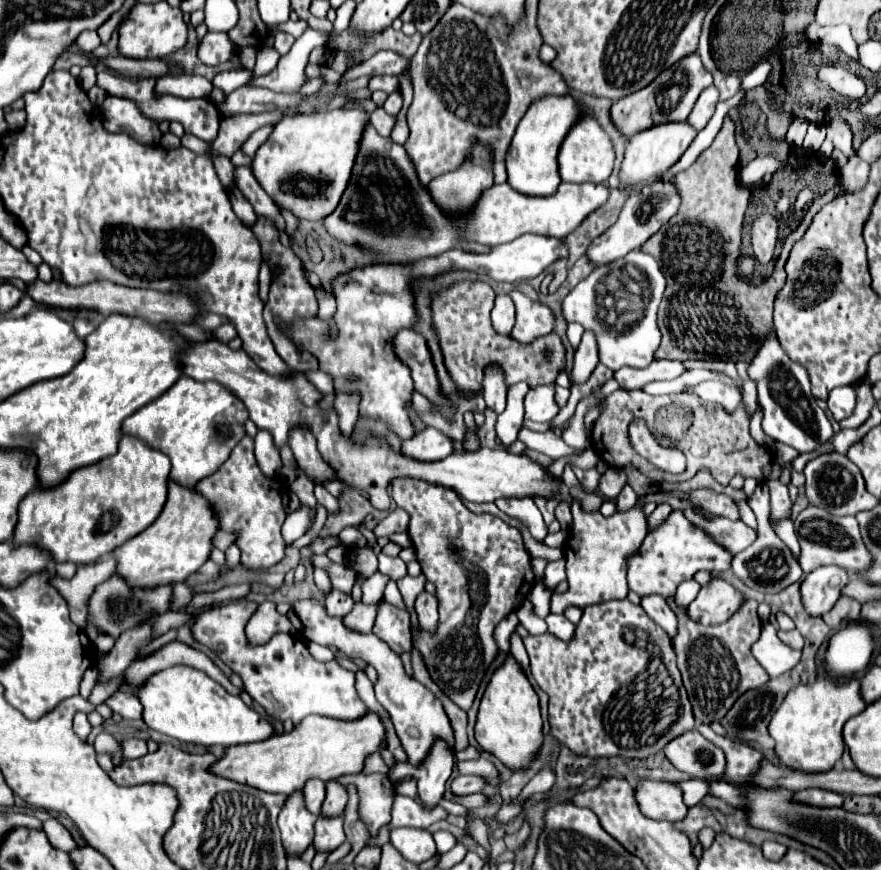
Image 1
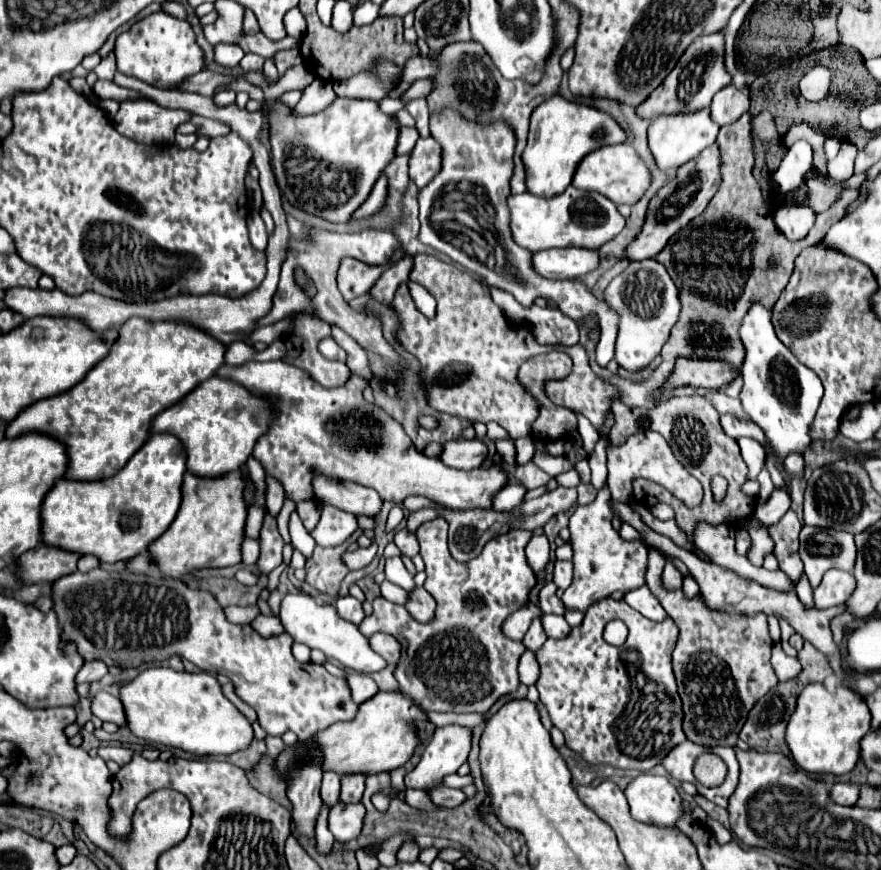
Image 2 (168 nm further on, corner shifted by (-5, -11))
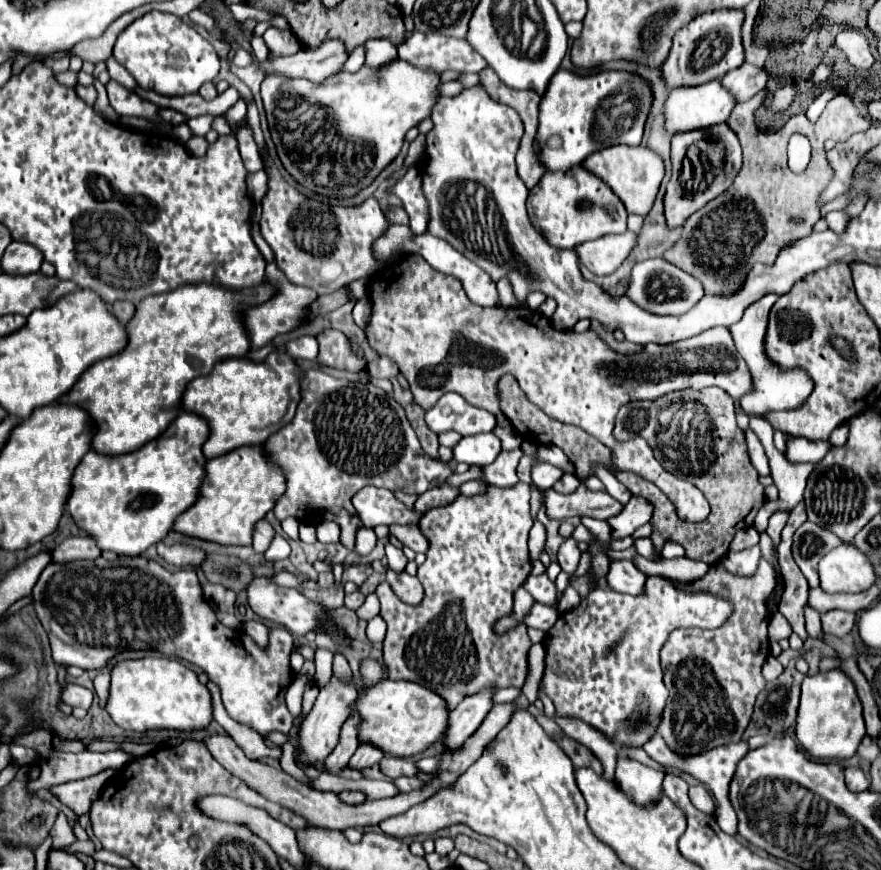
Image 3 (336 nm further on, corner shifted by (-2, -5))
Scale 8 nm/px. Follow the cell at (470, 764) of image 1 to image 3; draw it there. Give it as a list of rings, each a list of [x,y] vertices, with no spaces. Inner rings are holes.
[[[382,757],[380,769],[382,769],[384,775],[388,775],[392,779],[402,777],[402,775],[408,775],[408,777],[416,777],[418,775],[418,767],[416,767],[414,761],[398,759],[398,757]]]

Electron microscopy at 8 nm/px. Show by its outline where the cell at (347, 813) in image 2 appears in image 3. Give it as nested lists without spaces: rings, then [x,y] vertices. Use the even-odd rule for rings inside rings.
[[[342,791],[342,793],[338,793],[338,799],[348,805],[360,805],[366,801],[366,795],[360,791]]]

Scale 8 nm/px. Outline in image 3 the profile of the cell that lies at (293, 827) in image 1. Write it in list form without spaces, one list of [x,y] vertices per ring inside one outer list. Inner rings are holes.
[[[330,679],[330,683],[326,683],[318,697],[316,703],[310,711],[310,715],[304,719],[300,731],[298,731],[298,761],[304,767],[316,765],[318,761],[326,759],[328,753],[332,753],[332,749],[338,745],[340,739],[340,727],[344,725],[344,721],[350,717],[350,703],[358,697],[358,689],[354,685],[342,683],[338,679]]]

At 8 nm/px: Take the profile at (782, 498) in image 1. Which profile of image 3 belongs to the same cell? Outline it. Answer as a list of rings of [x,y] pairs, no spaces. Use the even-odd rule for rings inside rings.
[[[800,503],[792,509],[790,519],[786,527],[782,529],[782,541],[778,545],[778,561],[780,561],[780,571],[784,579],[784,593],[782,593],[778,611],[790,621],[794,633],[798,633],[802,639],[808,637],[804,629],[804,613],[802,613],[802,607],[808,601],[808,583],[802,571],[798,569],[798,565],[794,563],[790,547],[792,547],[792,535],[804,521],[806,521],[806,509],[804,509],[804,503]]]

